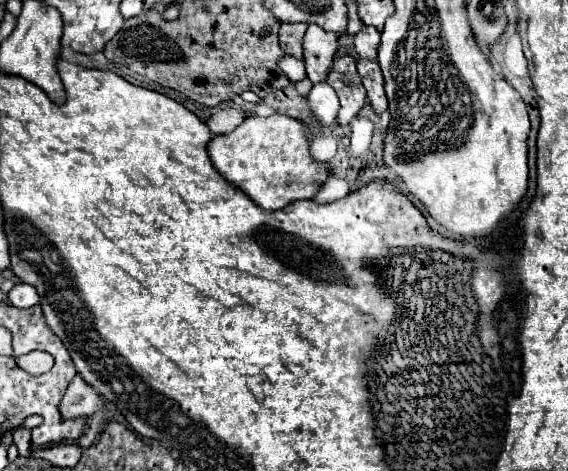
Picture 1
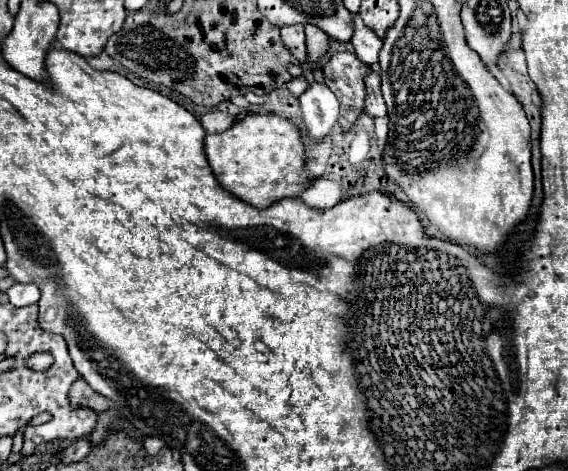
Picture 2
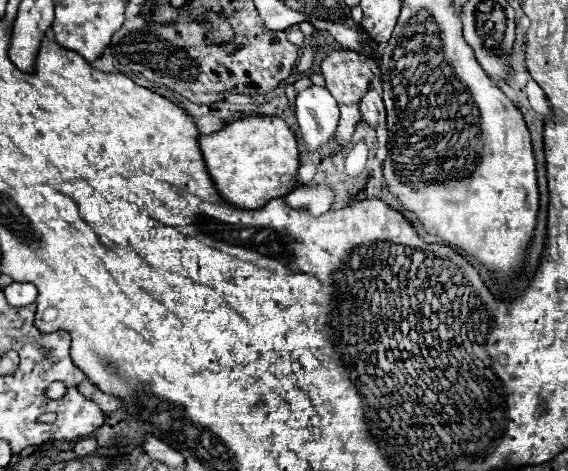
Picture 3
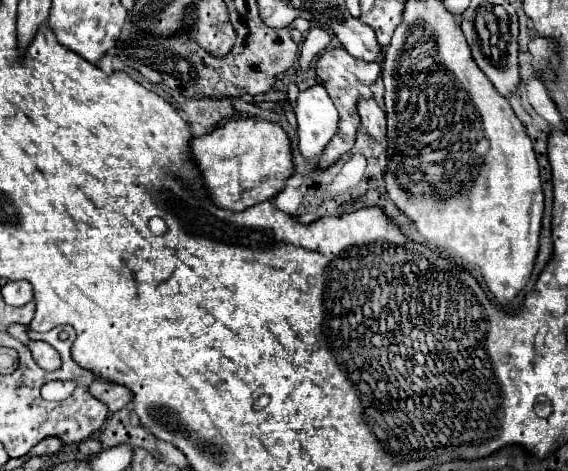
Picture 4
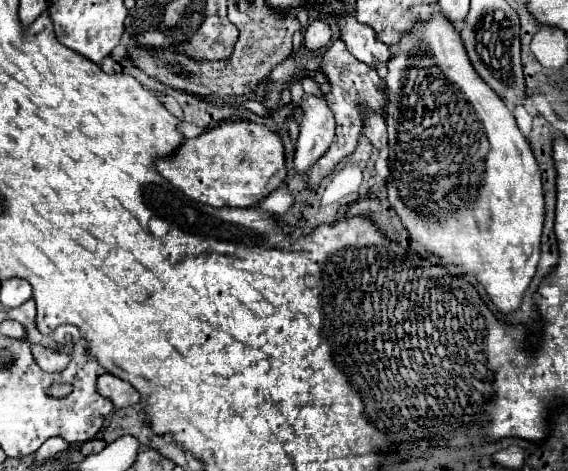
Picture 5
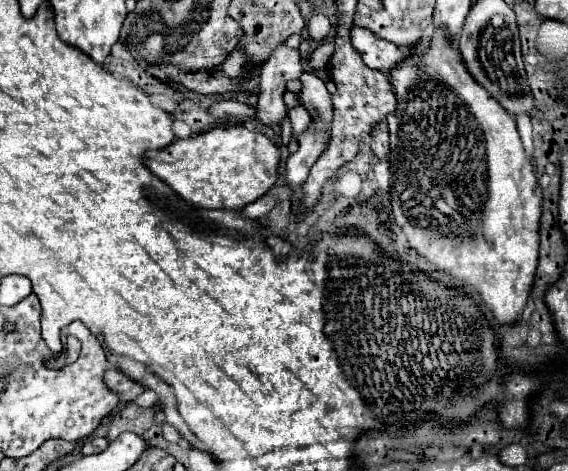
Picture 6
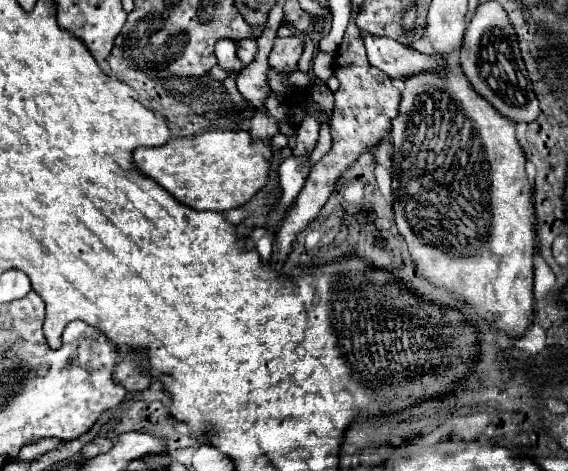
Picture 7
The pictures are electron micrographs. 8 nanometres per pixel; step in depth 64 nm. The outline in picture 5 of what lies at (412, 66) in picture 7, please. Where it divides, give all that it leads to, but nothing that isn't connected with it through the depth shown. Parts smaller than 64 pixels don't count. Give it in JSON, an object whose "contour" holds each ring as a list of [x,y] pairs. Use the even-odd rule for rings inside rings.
{"contour":[[[338,16],[338,28],[342,34],[340,38],[346,42],[350,52],[354,52],[354,56],[368,64],[370,68],[380,68],[390,62],[392,58],[390,46],[376,40],[376,34],[370,26],[360,24],[354,16],[346,18]]]}

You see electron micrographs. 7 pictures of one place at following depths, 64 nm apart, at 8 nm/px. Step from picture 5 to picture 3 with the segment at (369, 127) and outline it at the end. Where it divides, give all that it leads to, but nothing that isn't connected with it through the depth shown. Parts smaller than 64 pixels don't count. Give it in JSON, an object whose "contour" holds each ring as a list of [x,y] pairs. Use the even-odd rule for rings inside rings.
{"contour":[[[370,88],[370,92],[362,98],[360,102],[360,112],[362,112],[362,120],[370,126],[370,128],[386,128],[386,108],[382,98]]]}

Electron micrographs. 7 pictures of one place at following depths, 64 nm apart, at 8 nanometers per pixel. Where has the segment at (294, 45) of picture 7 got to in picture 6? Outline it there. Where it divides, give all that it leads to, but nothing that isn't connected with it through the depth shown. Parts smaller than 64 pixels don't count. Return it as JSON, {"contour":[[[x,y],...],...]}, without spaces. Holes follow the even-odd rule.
{"contour":[[[280,44],[278,50],[274,50],[274,56],[266,60],[266,66],[260,68],[260,96],[256,106],[256,120],[268,128],[280,126],[286,118],[286,104],[284,104],[284,90],[286,82],[300,78],[302,62],[300,62],[300,50],[288,48],[288,44]]]}

